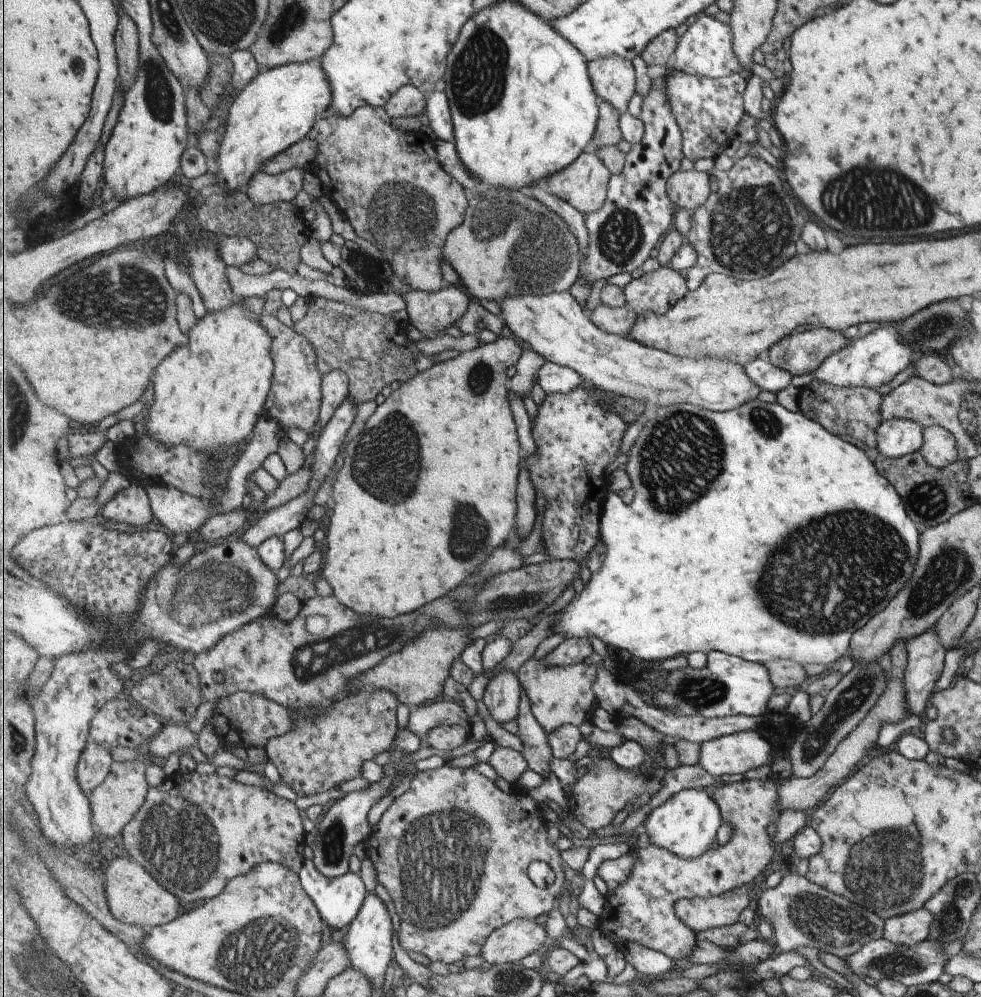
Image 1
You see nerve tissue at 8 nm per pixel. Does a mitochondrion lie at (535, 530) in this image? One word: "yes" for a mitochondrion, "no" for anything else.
no

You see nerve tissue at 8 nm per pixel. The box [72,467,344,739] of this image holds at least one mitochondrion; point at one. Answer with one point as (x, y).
(218, 590)

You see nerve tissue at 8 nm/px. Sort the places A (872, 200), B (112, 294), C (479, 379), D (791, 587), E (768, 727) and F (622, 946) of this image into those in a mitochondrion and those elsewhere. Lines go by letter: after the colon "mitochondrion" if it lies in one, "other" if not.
A: mitochondrion
B: mitochondrion
C: mitochondrion
D: mitochondrion
E: other
F: other

